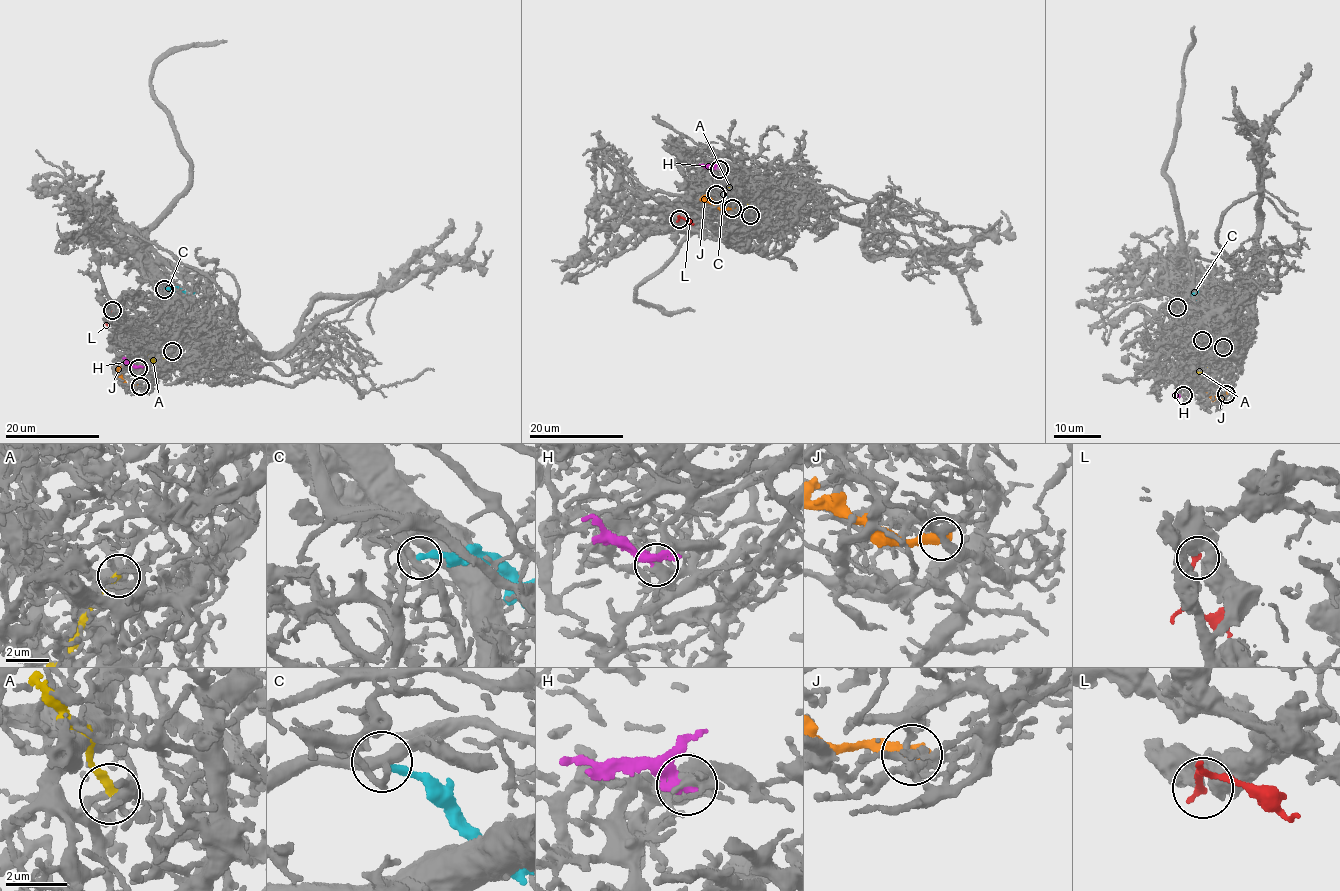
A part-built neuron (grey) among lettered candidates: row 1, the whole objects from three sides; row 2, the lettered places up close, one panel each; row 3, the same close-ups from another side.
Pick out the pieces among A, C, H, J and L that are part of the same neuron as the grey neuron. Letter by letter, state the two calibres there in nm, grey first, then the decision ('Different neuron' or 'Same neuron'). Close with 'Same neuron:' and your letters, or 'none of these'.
A: Thickness 200 nm (grey) against 260 nm. Different neuron
C: Thickness 380 nm (grey) against 240 nm. Different neuron
H: Thickness 320 nm (grey) against 400 nm. Different neuron
J: Thickness 340 nm (grey) against 550 nm. Different neuron
L: Thickness 600 nm (grey) against 220 nm. Different neuron
Same neuron: none of these

